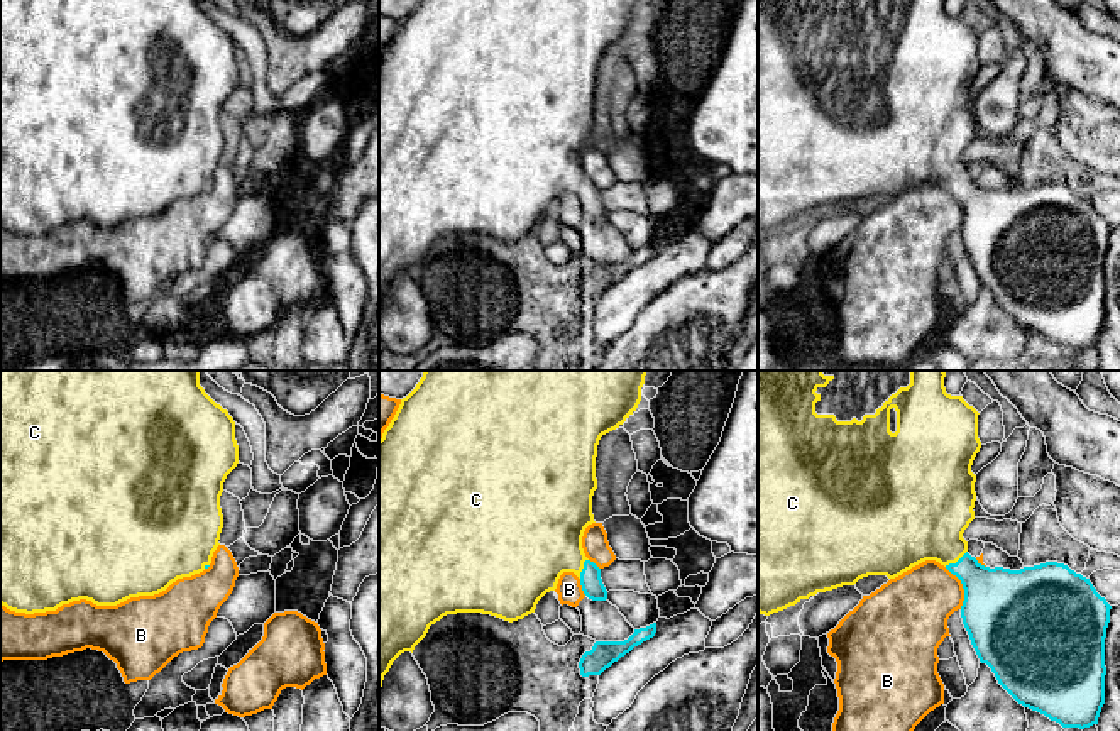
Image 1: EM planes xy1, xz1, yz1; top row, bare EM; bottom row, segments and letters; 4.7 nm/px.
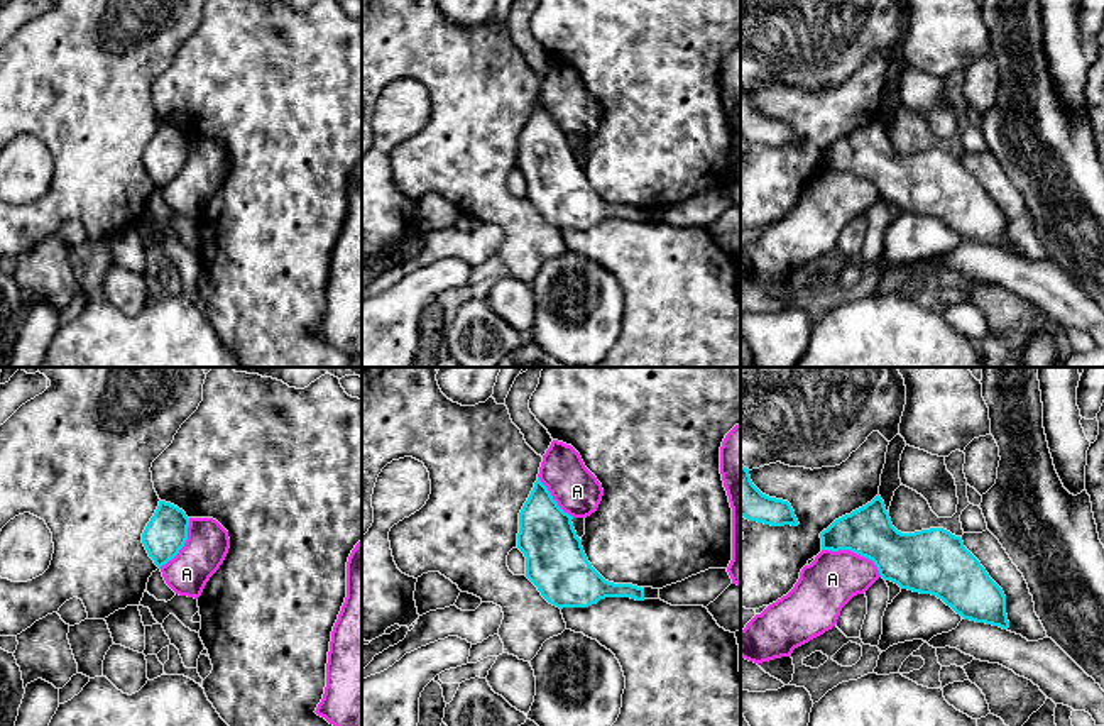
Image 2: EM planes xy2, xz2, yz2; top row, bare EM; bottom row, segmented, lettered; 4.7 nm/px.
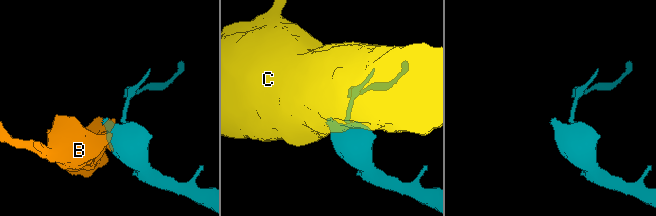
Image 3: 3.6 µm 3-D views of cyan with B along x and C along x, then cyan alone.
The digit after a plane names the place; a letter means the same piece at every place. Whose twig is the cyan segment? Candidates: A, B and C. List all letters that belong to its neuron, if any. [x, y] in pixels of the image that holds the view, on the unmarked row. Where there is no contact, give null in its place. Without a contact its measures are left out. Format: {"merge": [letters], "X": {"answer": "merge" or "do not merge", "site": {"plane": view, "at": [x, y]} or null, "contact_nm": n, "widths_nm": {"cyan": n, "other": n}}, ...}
{"merge": ["C"], "A": {"answer": "do not merge", "site": {"plane": "yz2", "at": [854, 173]}, "contact_nm": 320, "widths_nm": {"cyan": 260, "other": 260}}, "B": {"answer": "do not merge", "site": {"plane": "yz1", "at": [963, 208]}, "contact_nm": 220, "widths_nm": {"cyan": 420, "other": 320}}, "C": {"answer": "merge", "site": {"plane": "yz1", "at": [956, 183]}, "contact_nm": 130, "widths_nm": {"cyan": 280, "other": 380}}}

